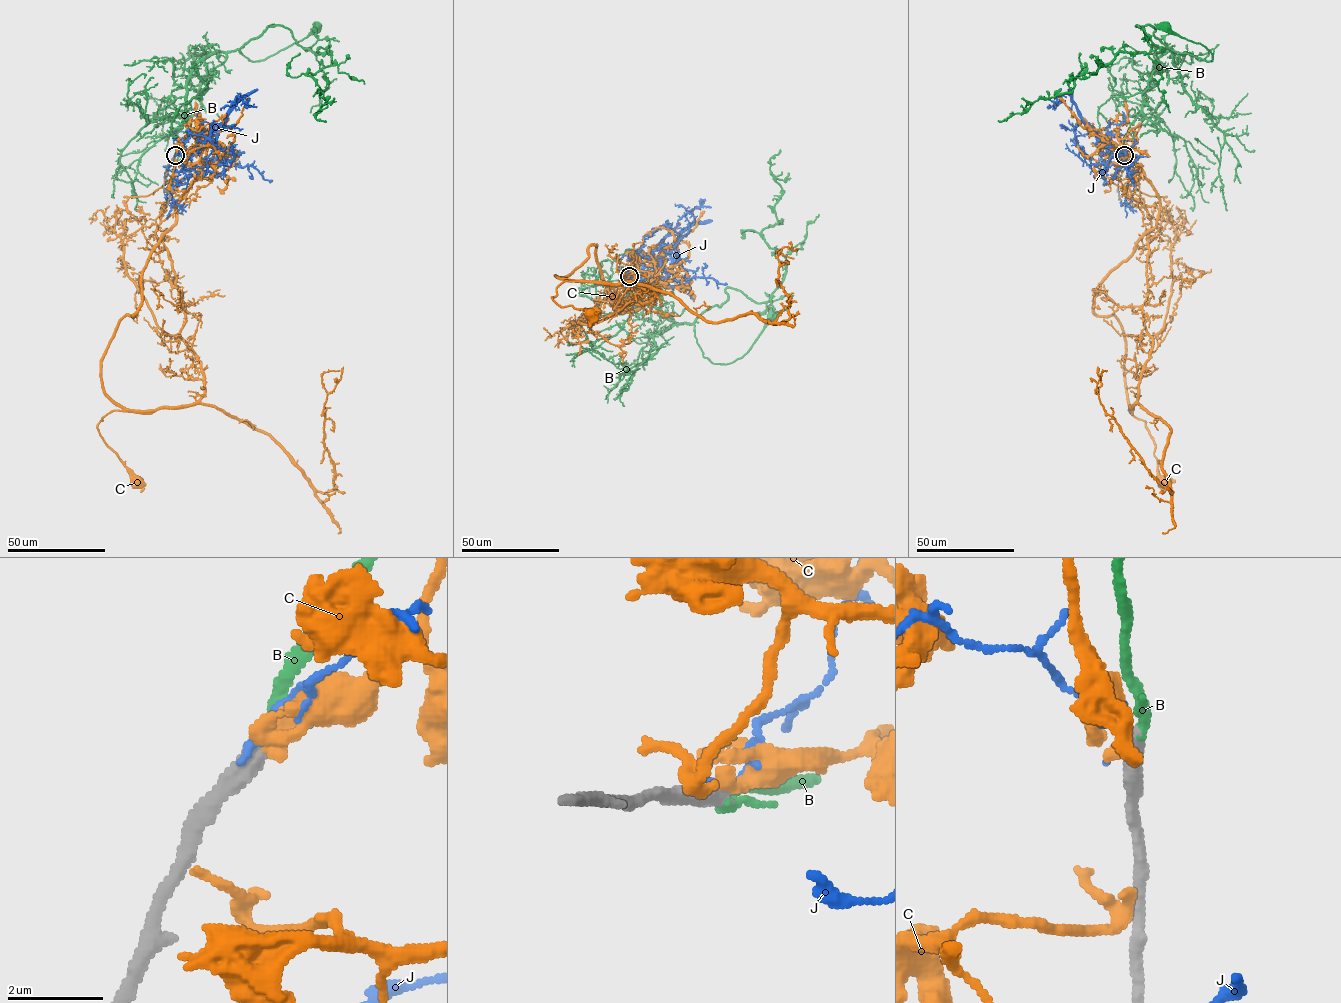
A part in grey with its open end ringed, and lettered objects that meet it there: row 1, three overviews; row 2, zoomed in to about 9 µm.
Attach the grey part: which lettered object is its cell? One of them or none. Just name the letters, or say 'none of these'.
B

